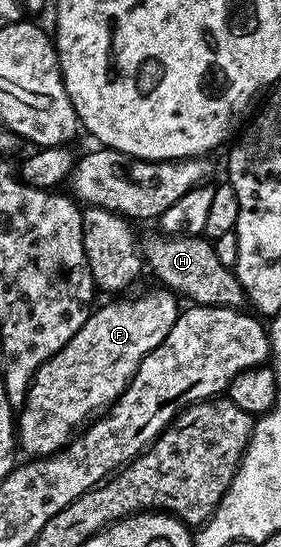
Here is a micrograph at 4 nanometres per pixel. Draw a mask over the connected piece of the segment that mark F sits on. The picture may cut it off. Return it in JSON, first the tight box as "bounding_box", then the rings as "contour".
{"bounding_box":[18,291,182,458],"contour":[[[161,291],[161,296],[148,296],[145,300],[136,300],[133,304],[104,304],[97,307],[86,318],[86,322],[82,322],[82,330],[78,330],[78,334],[74,334],[74,338],[70,338],[70,342],[66,342],[66,346],[62,346],[62,350],[58,350],[58,354],[54,354],[54,358],[50,358],[37,372],[32,379],[32,385],[28,387],[28,393],[24,399],[23,406],[18,410],[18,448],[23,455],[28,458],[43,458],[52,456],[59,452],[77,435],[93,418],[101,415],[105,410],[111,408],[113,402],[117,400],[126,390],[129,380],[138,370],[138,366],[146,358],[146,354],[150,354],[160,343],[166,338],[166,334],[170,334],[170,330],[174,326],[174,322],[180,317],[182,311],[181,305],[176,305],[177,297],[171,291]]]}

